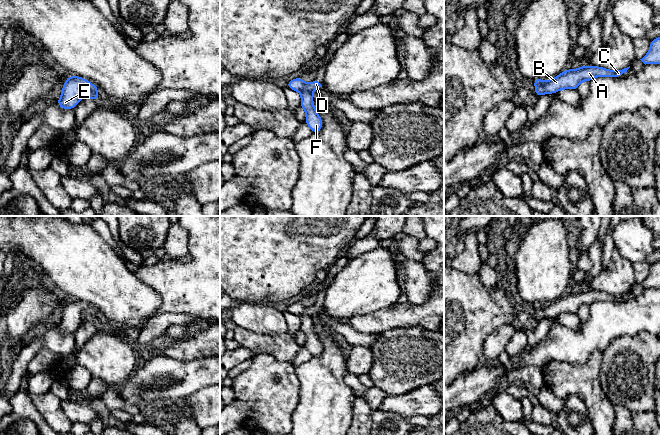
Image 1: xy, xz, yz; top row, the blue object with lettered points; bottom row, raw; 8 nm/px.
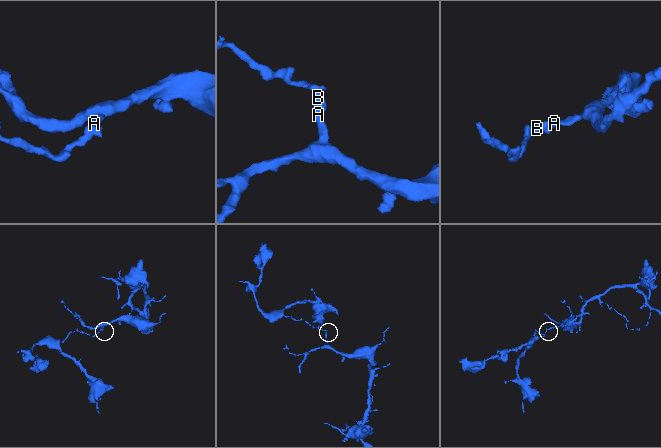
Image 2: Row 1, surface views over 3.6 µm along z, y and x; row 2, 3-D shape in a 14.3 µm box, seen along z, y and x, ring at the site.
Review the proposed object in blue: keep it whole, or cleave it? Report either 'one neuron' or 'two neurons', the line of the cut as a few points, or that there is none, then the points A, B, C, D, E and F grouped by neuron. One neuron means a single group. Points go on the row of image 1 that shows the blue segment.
two neurons; cut xy (87, 82), (81, 89), (81, 96); groups A B C D F / E

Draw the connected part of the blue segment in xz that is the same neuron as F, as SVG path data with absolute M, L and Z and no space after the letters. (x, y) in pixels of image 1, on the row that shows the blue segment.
M315 80L311 83L307 83L305 88L300 92L301 93L300 107L302 107L305 110L306 113L305 123L311 129L312 133L319 132L323 127L322 119L319 116L313 104L314 97L313 91L320 87L322 87L322 85Z

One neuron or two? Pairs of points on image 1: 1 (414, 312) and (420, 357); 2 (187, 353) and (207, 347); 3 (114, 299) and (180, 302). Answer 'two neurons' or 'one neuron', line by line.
1: two neurons
2: one neuron
3: two neurons

